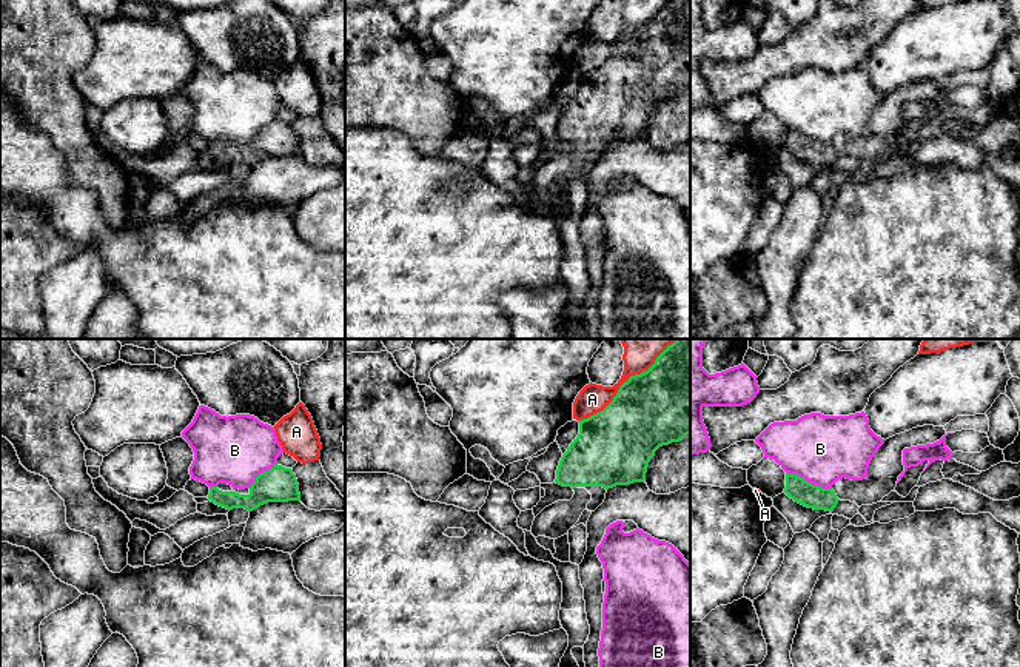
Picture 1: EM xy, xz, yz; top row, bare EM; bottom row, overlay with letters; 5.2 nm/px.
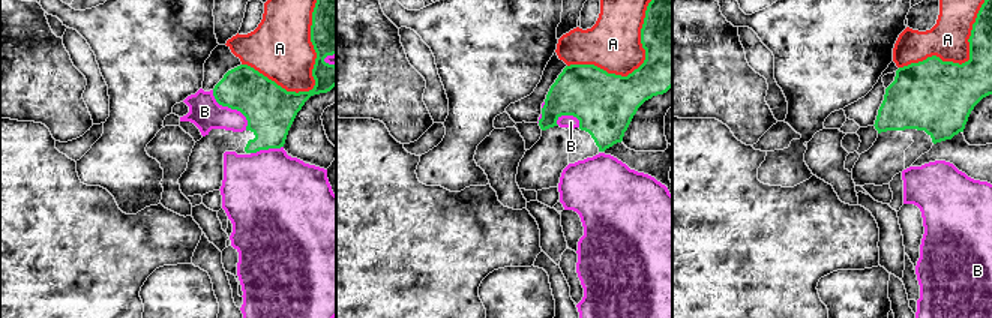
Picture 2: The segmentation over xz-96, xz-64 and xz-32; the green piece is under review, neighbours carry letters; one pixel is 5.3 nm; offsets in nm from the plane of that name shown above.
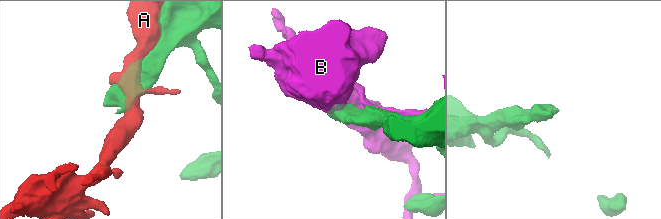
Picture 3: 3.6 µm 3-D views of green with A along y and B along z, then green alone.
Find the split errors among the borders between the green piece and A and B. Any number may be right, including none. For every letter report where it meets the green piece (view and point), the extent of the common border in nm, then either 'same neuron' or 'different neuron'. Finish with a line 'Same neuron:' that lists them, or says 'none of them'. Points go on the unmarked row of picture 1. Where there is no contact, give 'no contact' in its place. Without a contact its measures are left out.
A: xz (621, 40) | 600 nm | different neuron
B: yz (809, 137) | 260 nm | different neuron
Same neuron: none of them

